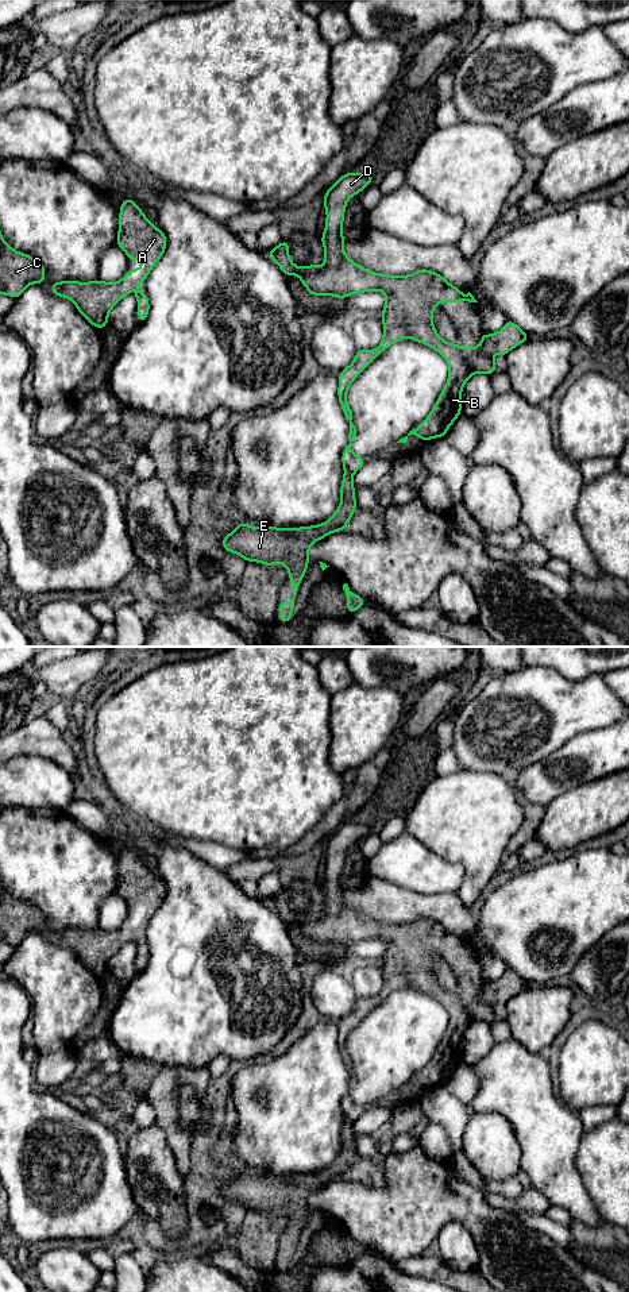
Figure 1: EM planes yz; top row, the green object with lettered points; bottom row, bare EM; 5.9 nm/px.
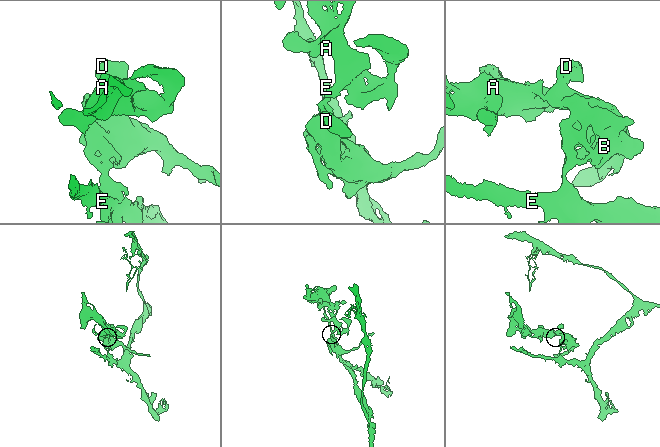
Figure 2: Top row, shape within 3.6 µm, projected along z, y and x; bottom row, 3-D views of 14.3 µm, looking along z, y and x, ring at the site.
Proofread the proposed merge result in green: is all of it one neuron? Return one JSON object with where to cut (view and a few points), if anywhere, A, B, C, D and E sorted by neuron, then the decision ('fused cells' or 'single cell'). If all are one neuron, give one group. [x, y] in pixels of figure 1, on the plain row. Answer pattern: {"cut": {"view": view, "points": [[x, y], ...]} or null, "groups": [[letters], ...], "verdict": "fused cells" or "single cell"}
{"cut": {"view": "yz", "points": [[298, 916], [296, 922]]}, "groups": [["A", "C"], ["B", "D", "E"]], "verdict": "fused cells"}

